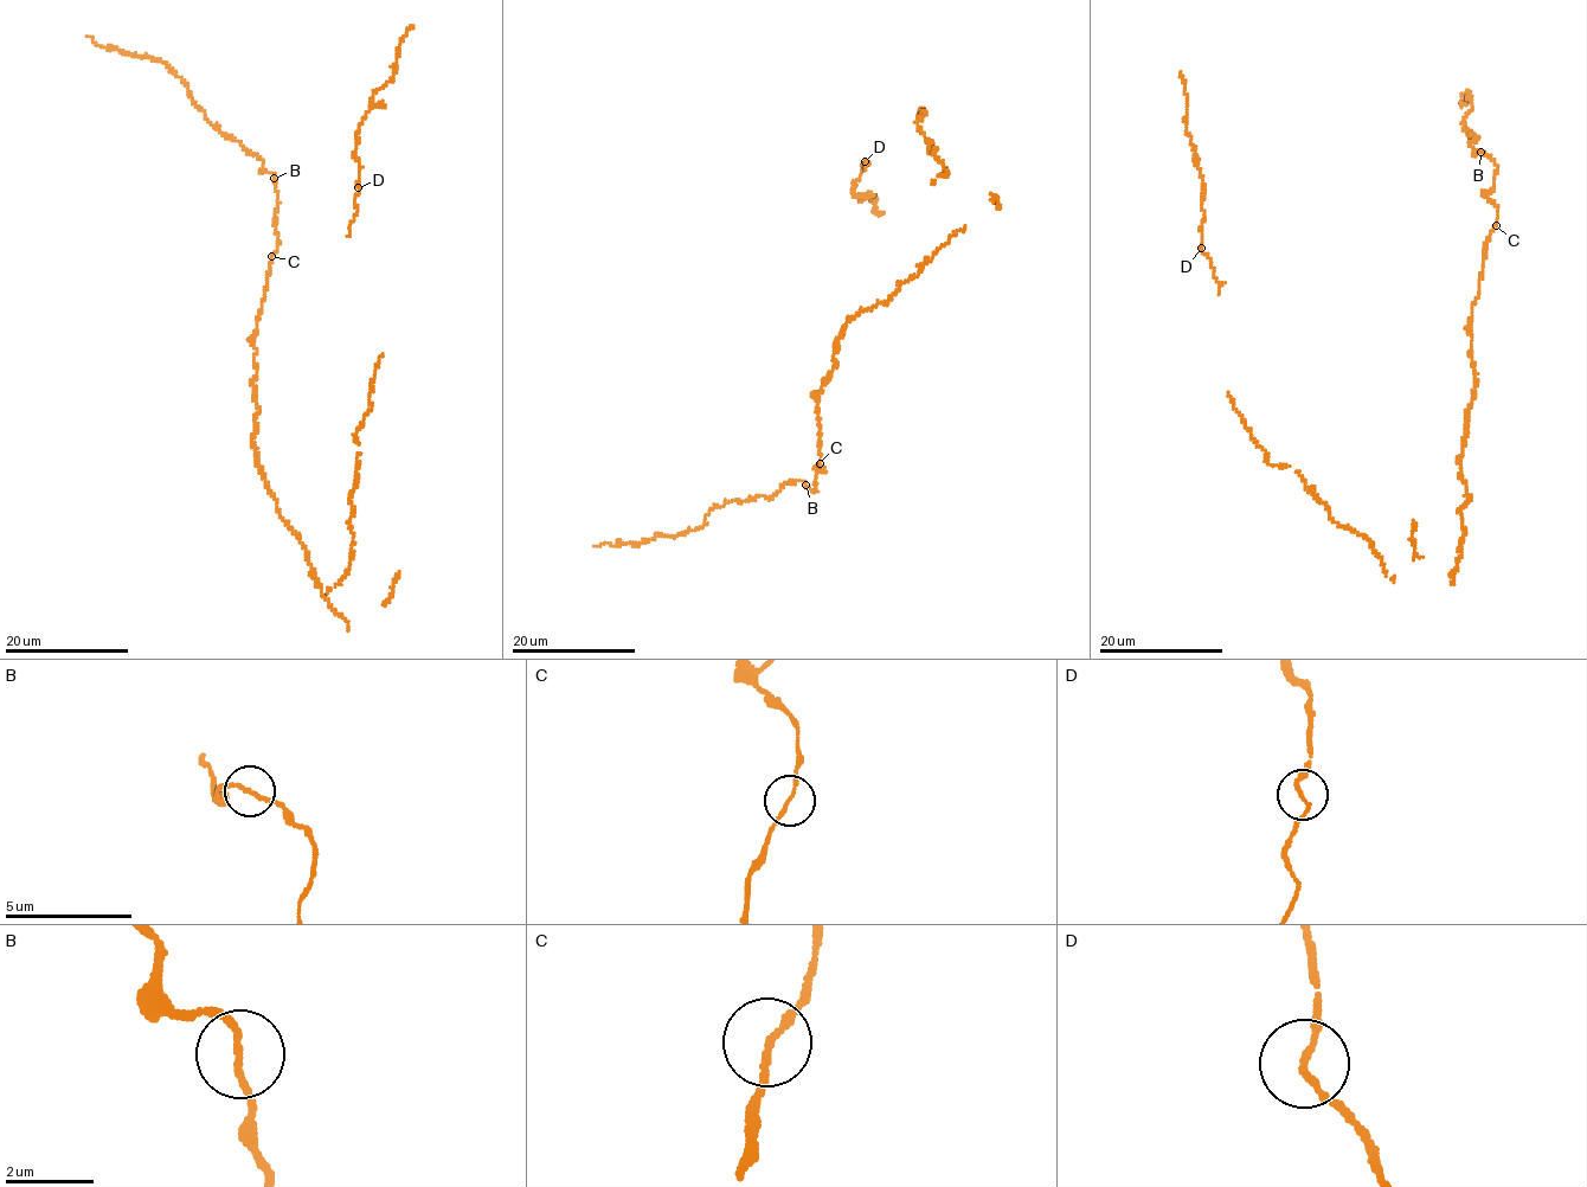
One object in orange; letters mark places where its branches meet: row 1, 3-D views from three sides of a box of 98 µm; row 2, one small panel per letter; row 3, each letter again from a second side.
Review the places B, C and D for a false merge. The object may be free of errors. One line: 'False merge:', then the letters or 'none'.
False merge: none

